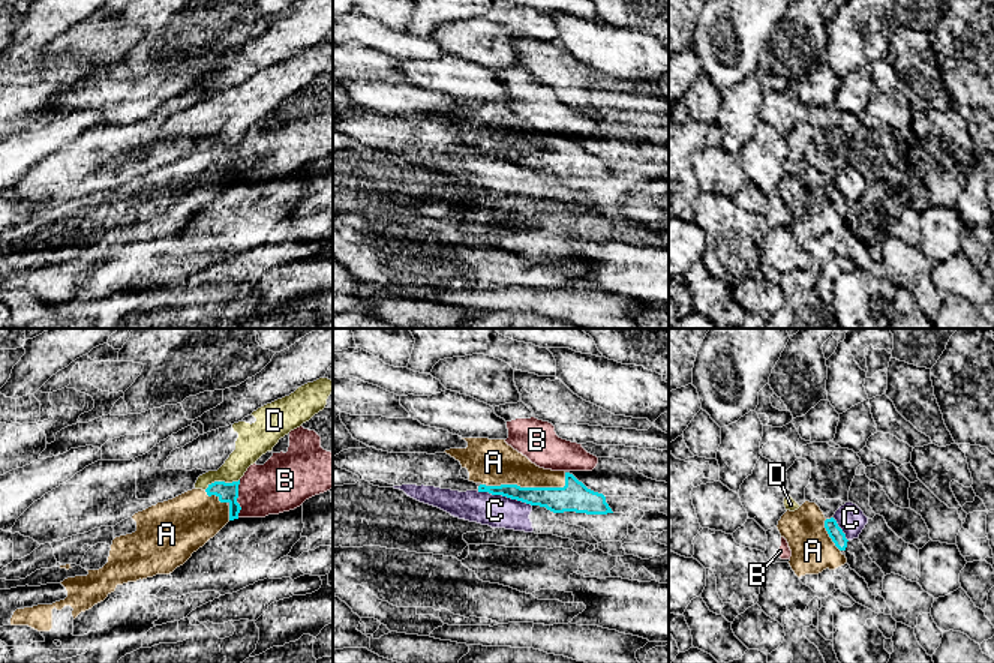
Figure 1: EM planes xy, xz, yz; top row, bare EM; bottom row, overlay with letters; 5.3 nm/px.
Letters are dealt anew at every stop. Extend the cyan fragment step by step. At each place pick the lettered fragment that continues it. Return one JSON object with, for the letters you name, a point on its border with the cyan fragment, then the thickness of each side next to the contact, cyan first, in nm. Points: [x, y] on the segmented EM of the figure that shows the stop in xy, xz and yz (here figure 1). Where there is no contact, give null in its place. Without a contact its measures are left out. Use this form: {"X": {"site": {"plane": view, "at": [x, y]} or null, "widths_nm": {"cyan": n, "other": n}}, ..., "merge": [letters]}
{"A": {"site": {"plane": "xz", "at": [531, 488]}, "widths_nm": {"cyan": 160, "other": 240}}, "merge": ["A"]}

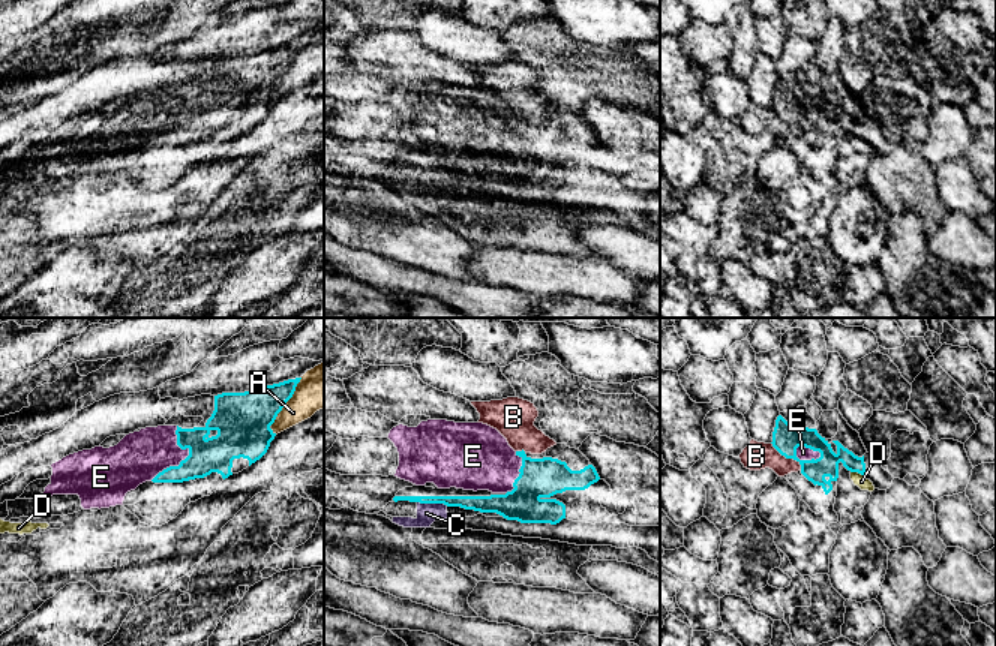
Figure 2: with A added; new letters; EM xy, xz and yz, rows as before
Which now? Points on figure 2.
{"E": {"site": {"plane": "xy", "at": [186, 457]}, "widths_nm": {"cyan": 190, "other": 260}}, "merge": ["E"]}

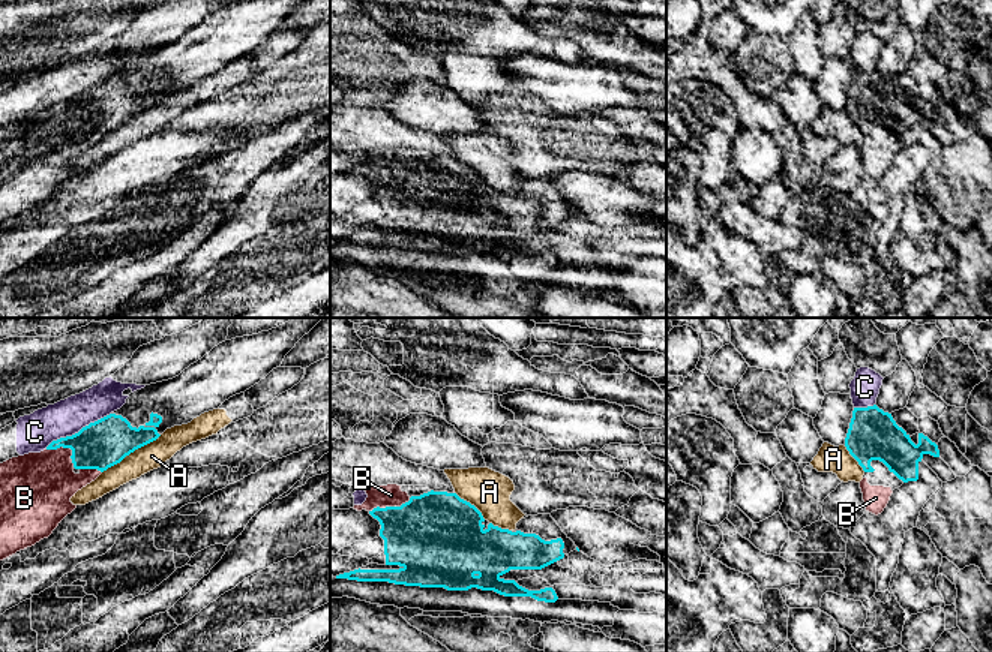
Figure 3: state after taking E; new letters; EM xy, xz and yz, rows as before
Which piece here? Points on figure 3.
{"B": {"site": {"plane": "xy", "at": [68, 447]}, "widths_nm": {"cyan": 260, "other": 360}}, "merge": ["B"]}

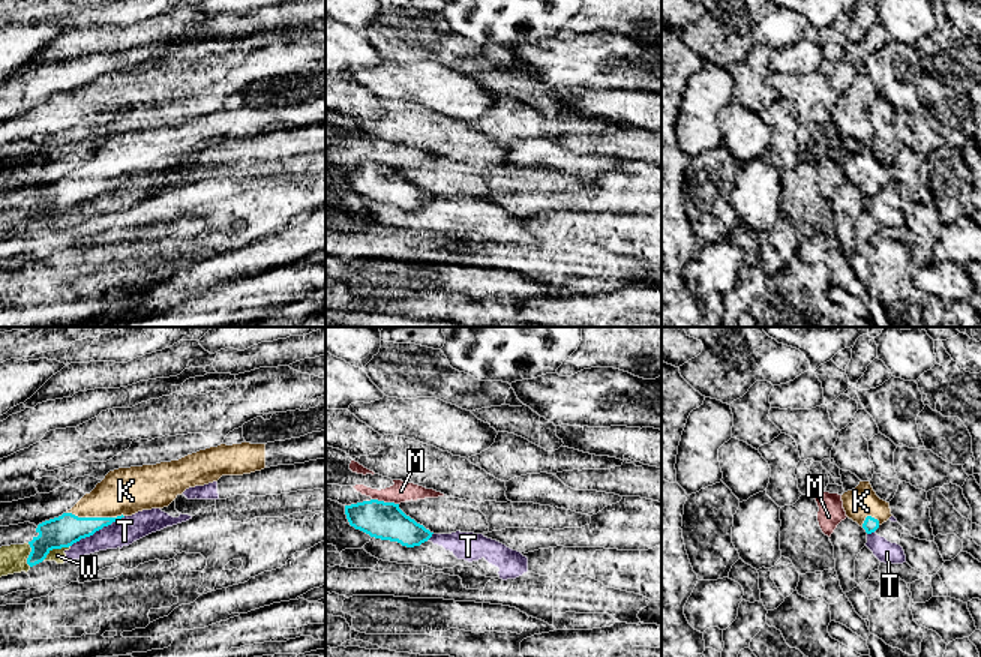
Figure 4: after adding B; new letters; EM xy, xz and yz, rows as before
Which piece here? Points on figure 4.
{"K": {"site": {"plane": "xy", "at": [95, 518]}, "widths_nm": {"cyan": 170, "other": 260}}, "merge": ["K"]}

